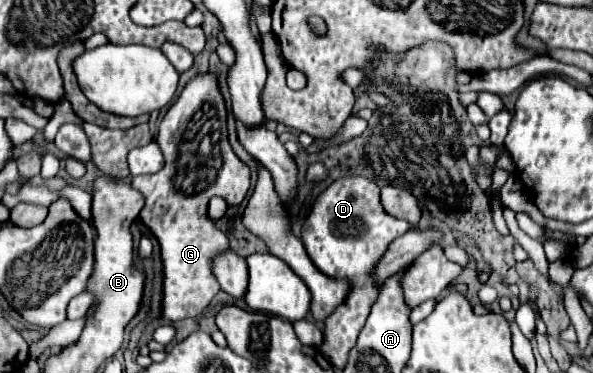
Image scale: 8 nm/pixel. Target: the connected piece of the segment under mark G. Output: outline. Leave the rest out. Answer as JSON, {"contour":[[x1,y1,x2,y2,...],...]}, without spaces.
{"contour":[[205,71,197,73,179,93,179,97,173,101,173,105,167,109,161,125,157,143,163,149,165,155,165,167,159,173,153,175,139,175,131,179,131,185,139,189,145,197,145,207,141,209,143,223,151,229,151,233,161,243,161,257,163,257,163,319,179,321,187,317,197,317,201,311,211,303,211,299,219,293,219,281,213,275,213,259,219,253,225,253,229,249,229,239,223,231,217,231,213,227,213,221,207,215,207,203,213,195,223,197,229,205,237,205,245,199,249,189,249,167,239,161,239,157,233,153,229,145,227,135,227,107,225,99,219,89,219,79,215,73]]}

